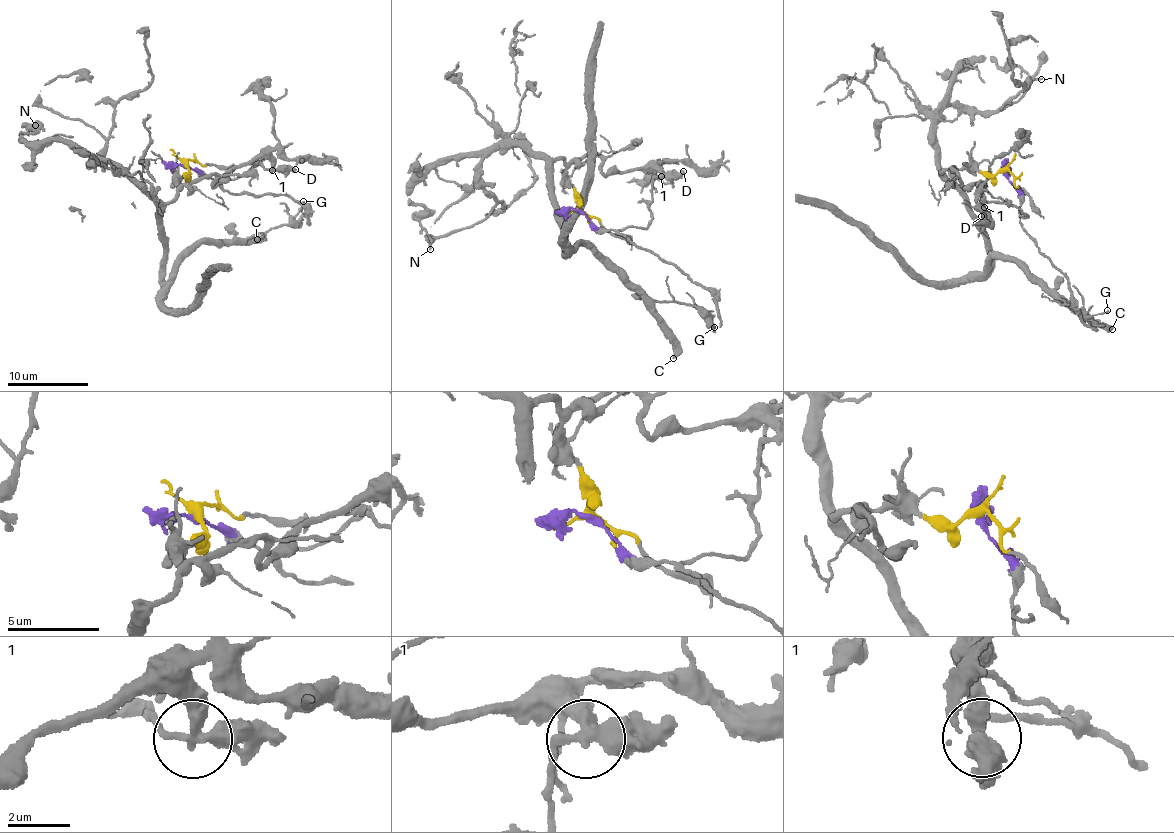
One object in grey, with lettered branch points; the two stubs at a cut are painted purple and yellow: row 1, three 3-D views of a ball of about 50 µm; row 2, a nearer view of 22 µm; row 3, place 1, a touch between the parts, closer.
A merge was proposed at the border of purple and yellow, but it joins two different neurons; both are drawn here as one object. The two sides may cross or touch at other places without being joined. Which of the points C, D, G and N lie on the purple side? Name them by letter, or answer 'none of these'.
D

